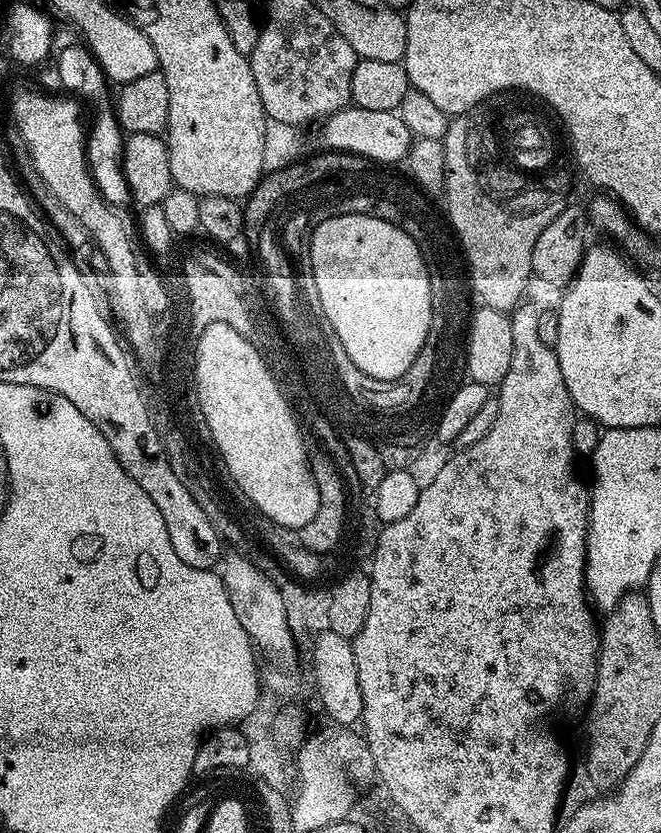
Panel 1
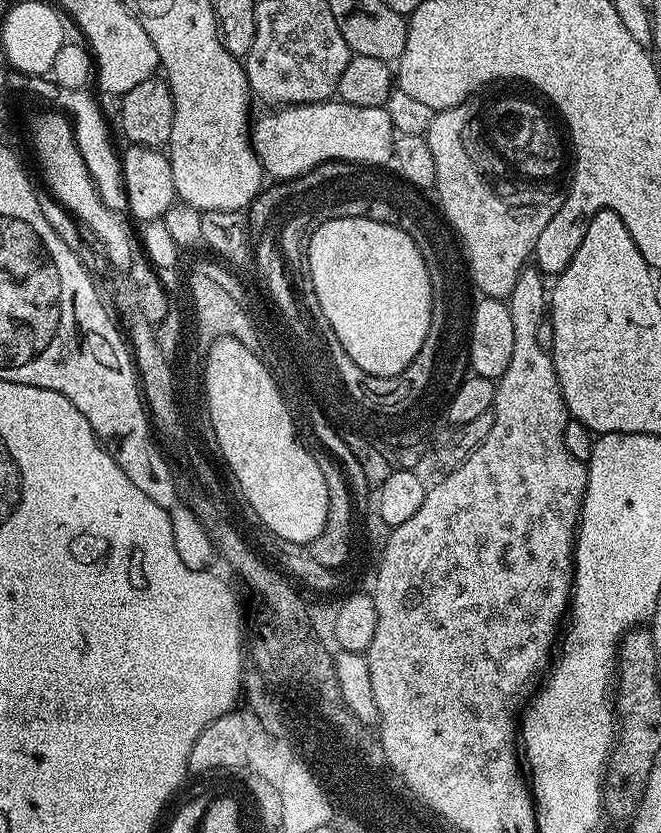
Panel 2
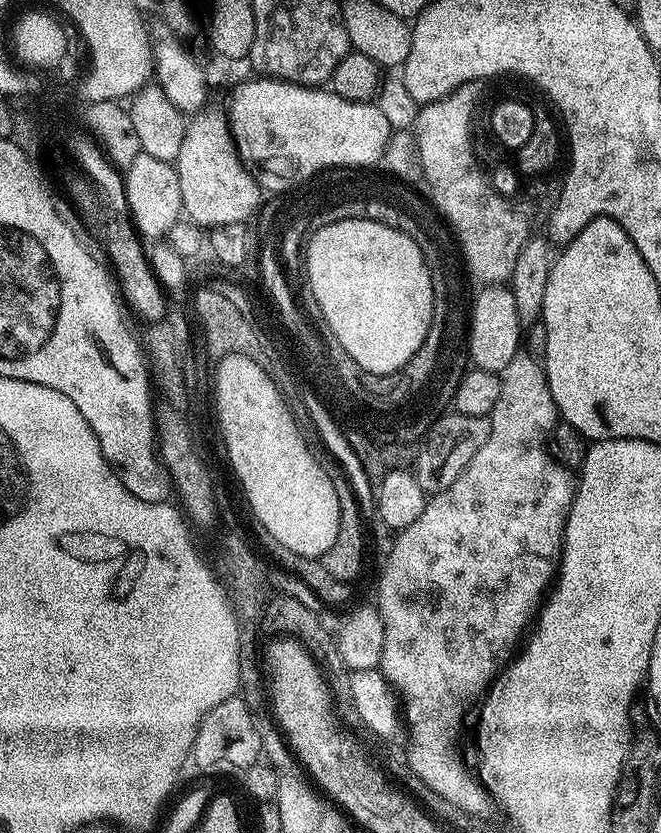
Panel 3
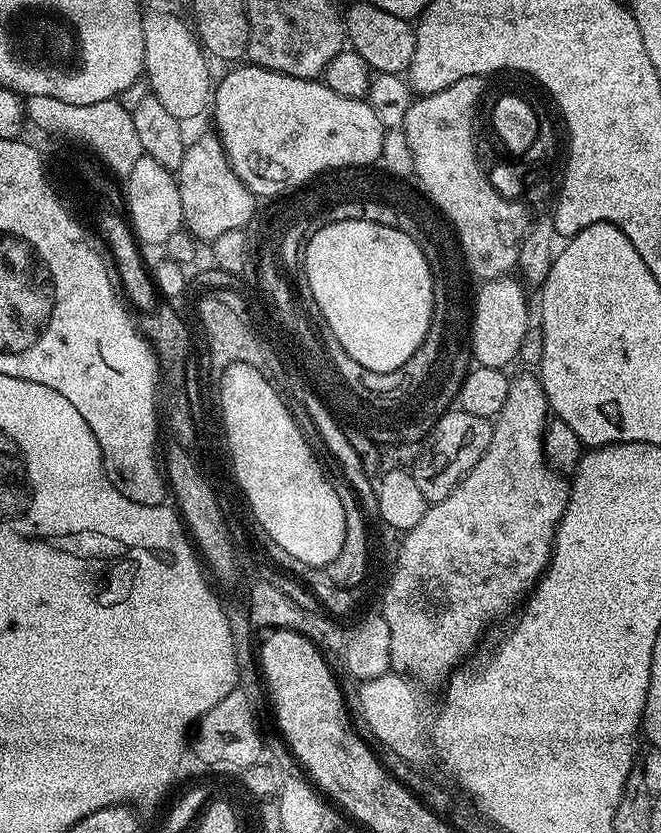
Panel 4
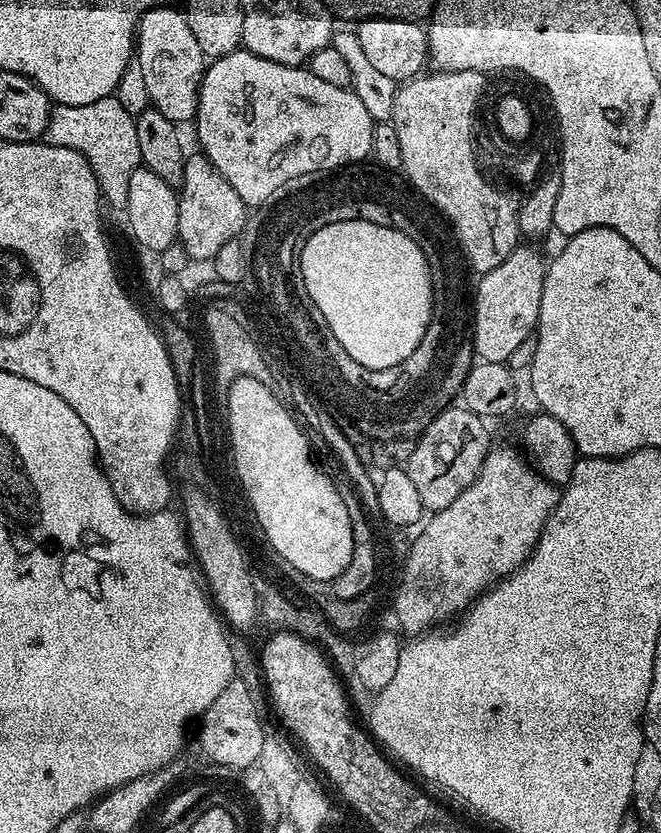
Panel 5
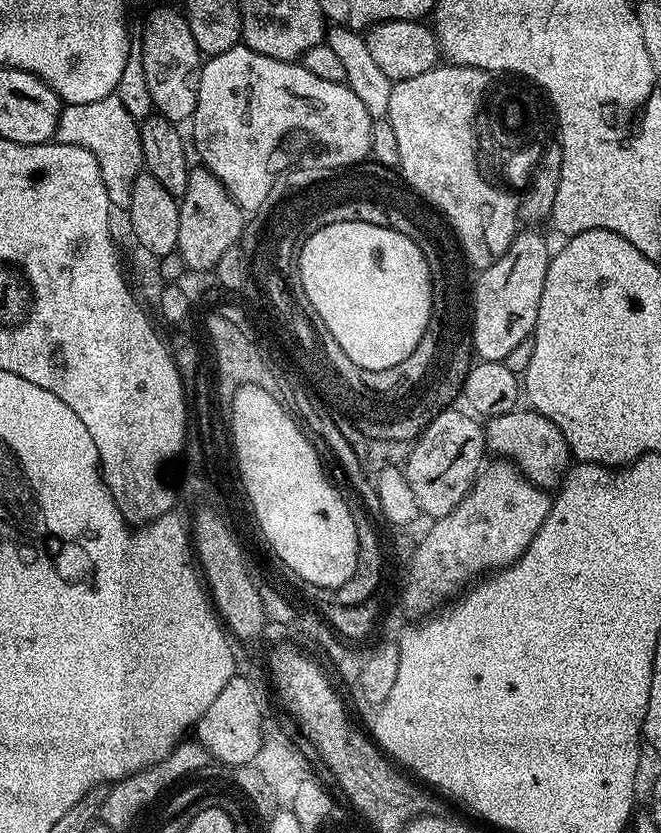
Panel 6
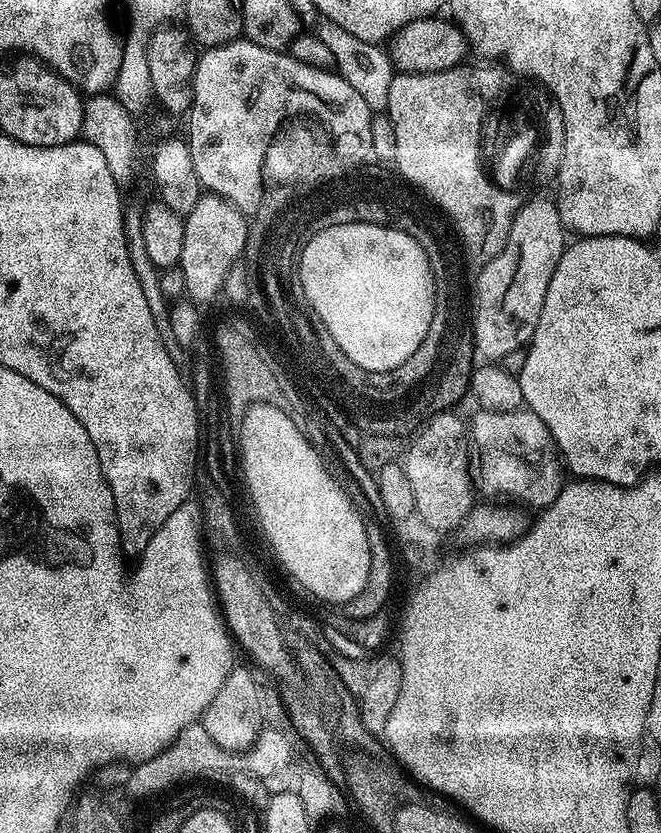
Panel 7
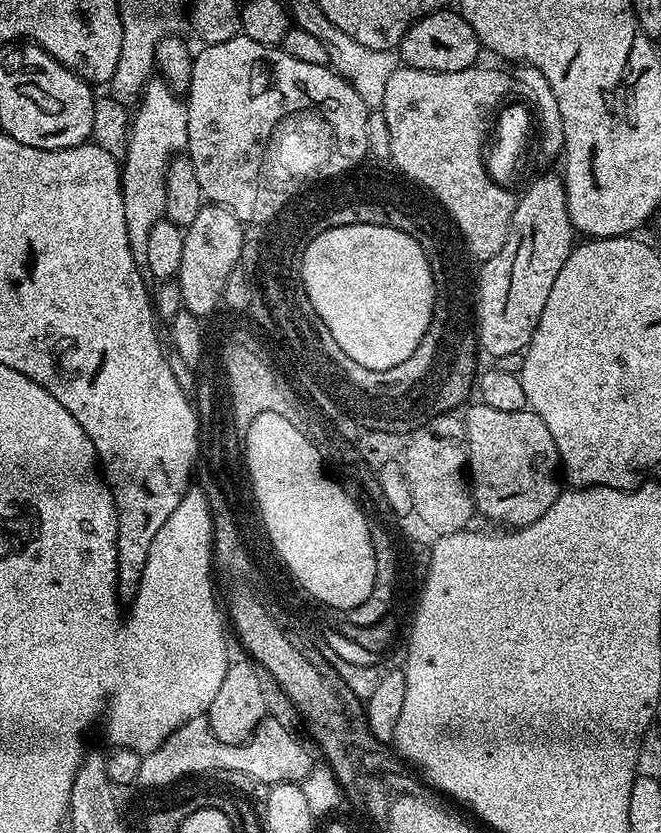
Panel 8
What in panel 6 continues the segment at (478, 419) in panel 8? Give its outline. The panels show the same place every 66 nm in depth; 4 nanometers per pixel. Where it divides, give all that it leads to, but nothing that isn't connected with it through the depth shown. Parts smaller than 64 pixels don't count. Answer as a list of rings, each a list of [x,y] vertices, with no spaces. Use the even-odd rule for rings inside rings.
[[[517,410],[491,417],[484,428],[487,451],[497,452],[500,458],[511,462],[516,471],[521,472],[536,487],[555,489],[563,481],[570,467],[568,443],[558,426],[550,422],[550,418],[535,410],[527,411]]]

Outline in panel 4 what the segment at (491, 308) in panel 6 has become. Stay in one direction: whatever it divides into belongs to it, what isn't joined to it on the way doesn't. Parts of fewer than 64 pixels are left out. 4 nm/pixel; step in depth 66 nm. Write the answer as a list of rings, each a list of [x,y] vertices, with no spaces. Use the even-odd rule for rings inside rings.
[[[501,278],[481,283],[479,287],[474,292],[472,313],[476,322],[476,349],[472,351],[475,363],[482,368],[507,369],[508,363],[519,357],[522,338],[530,327],[525,285],[516,278]]]

